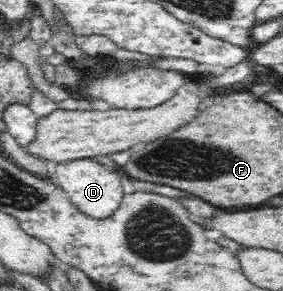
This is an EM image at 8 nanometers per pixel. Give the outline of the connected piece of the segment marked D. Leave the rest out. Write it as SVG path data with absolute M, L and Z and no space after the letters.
M93 157L58 163L54 172L58 186L70 198L70 202L77 206L81 213L88 214L92 218L107 218L119 208L125 195L121 185L122 177L124 177L122 173L109 171Z

